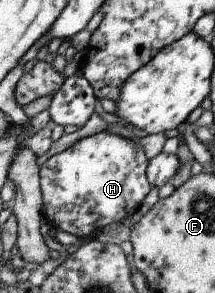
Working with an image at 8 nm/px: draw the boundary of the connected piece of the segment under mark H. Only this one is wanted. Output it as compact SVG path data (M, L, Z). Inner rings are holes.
M107 131L78 140L60 154L50 156L39 167L44 219L51 227L78 238L96 235L107 224L123 222L138 210L139 204L151 189L145 176L147 163L142 146L134 140Z

